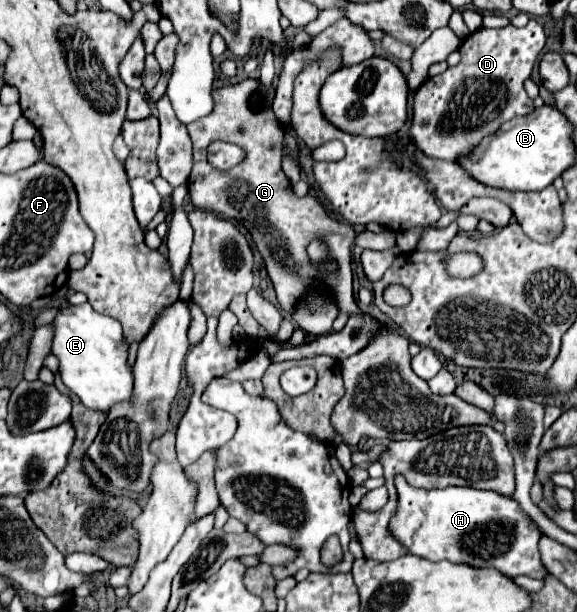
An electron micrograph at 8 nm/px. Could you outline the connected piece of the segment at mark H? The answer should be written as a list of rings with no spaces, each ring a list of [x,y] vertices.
[[[396,478],[398,508],[390,518],[390,534],[408,550],[424,560],[448,560],[474,568],[494,568],[508,578],[526,574],[544,578],[546,568],[538,558],[538,526],[522,512],[514,498],[476,488],[414,488],[404,478]]]

